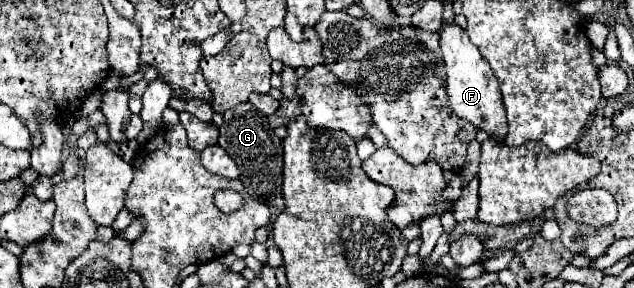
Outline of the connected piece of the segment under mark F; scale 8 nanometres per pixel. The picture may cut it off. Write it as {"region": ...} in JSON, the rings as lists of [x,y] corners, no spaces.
{"region":[[[443,24],[439,30],[441,36],[441,52],[445,60],[447,70],[447,100],[453,112],[461,118],[471,122],[475,128],[485,130],[491,138],[497,142],[505,140],[505,108],[501,102],[499,82],[489,66],[489,62],[481,56],[481,52],[471,44],[465,30],[461,30],[457,24]]]}

